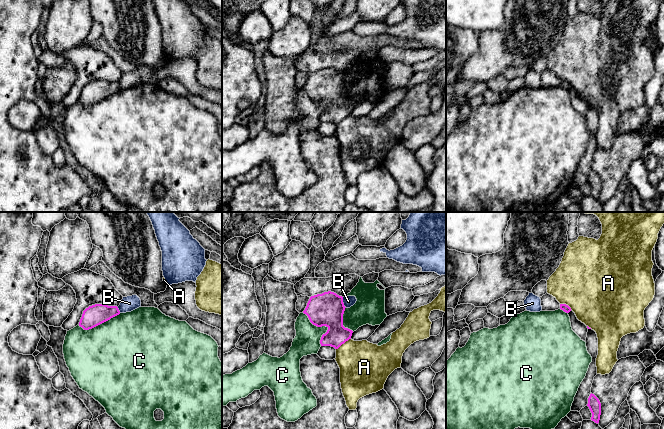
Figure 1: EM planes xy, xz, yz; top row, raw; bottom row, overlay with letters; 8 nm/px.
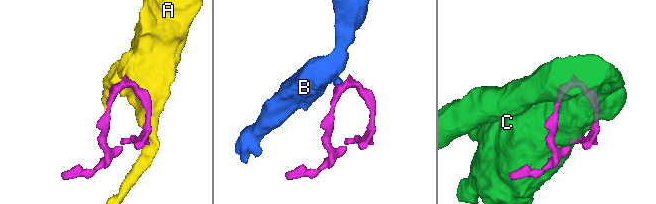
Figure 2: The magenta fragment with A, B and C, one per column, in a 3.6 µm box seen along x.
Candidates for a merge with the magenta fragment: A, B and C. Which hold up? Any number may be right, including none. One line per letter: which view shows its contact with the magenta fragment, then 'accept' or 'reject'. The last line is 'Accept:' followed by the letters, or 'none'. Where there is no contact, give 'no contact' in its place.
A: xz | reject
B: xz | reject
C: xz | reject
Accept: none

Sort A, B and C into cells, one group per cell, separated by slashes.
A / B / C

